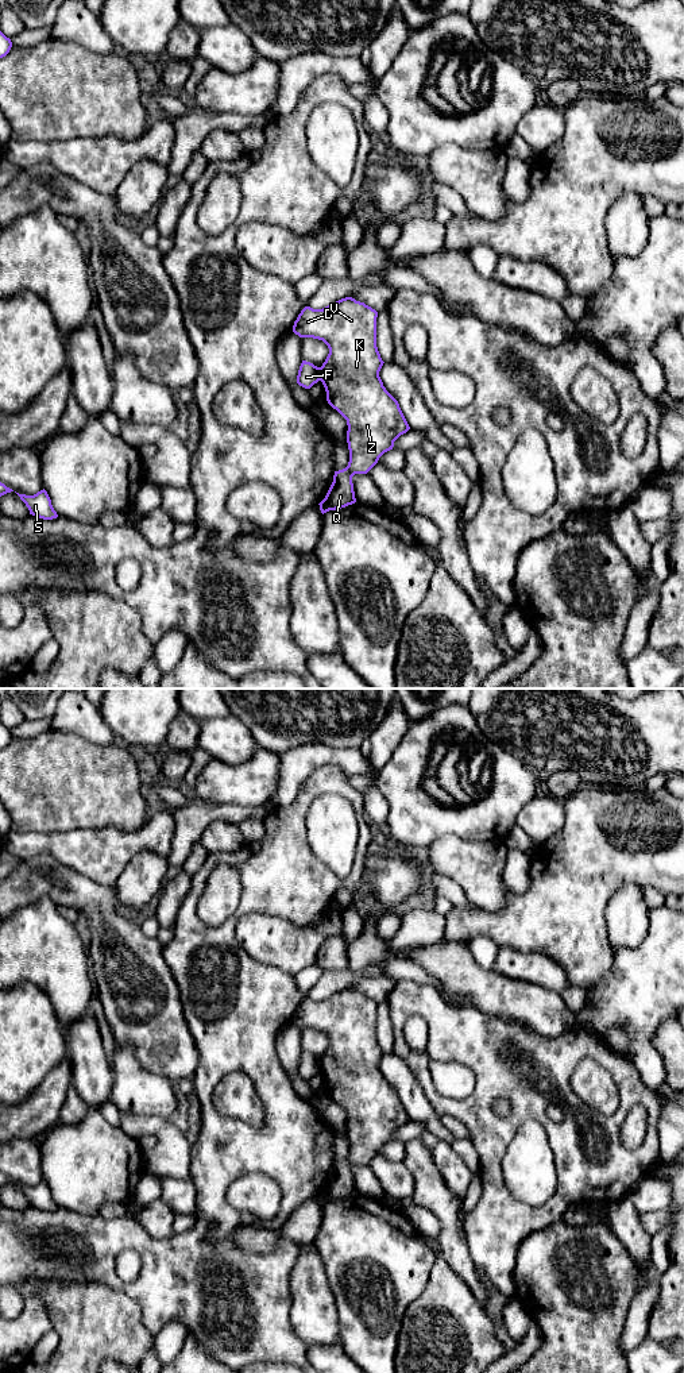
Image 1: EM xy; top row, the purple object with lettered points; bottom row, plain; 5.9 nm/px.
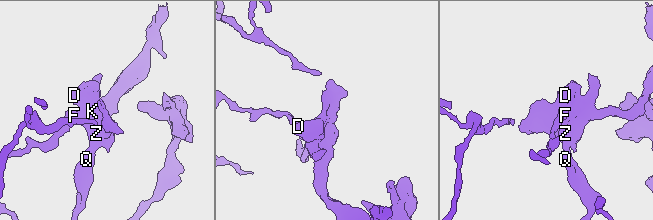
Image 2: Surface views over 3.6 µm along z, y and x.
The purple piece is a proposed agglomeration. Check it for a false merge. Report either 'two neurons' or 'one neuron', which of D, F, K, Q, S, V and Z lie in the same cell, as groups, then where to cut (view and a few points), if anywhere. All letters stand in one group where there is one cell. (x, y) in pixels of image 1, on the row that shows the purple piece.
two neurons; D K Q V Z / F S; cut in xy along (317, 367), (320, 380)

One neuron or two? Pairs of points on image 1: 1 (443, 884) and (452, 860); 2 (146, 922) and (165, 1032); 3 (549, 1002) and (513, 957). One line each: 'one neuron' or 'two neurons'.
1: two neurons
2: two neurons
3: two neurons

